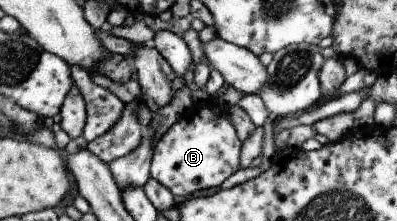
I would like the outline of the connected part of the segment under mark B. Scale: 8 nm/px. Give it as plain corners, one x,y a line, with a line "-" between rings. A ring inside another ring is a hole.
210,96
204,104
194,104
189,114
170,126
154,147
150,176
166,186
173,196
190,196
216,188
240,169
242,143
232,126
228,108

